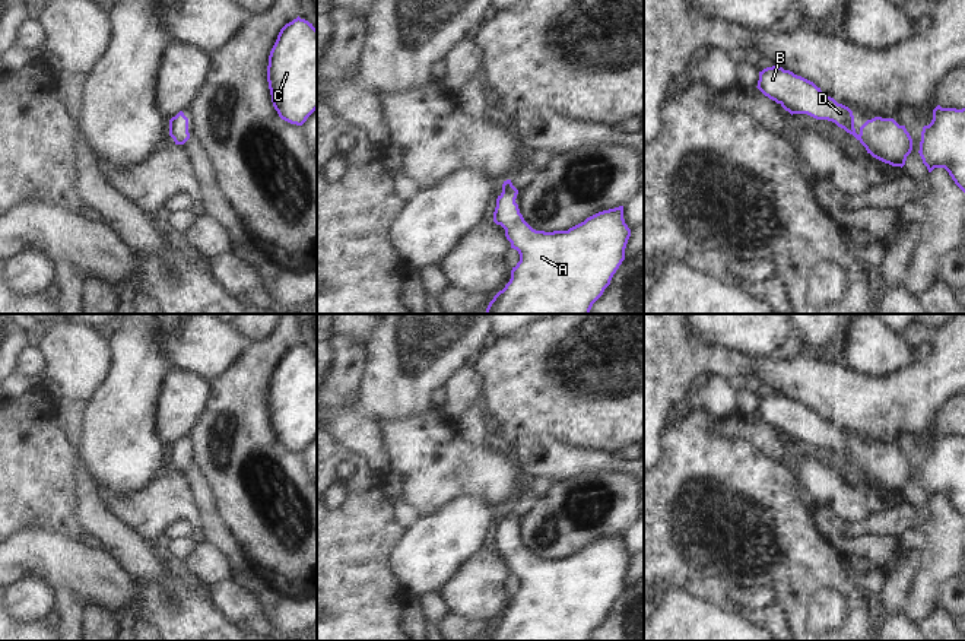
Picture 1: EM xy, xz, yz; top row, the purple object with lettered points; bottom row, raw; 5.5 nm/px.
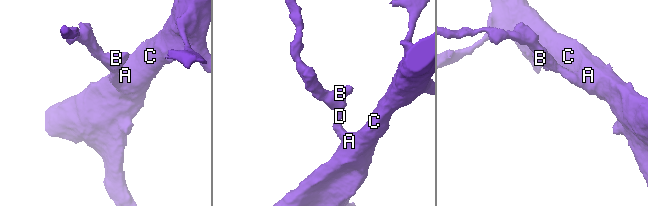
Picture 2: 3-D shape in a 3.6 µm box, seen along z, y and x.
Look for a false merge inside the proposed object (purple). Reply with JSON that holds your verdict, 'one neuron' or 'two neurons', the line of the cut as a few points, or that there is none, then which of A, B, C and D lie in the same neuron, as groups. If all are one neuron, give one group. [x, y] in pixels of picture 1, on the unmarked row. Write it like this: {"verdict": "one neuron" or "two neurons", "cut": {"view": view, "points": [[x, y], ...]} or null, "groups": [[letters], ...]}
{"verdict": "one neuron", "cut": null, "groups": [["A", "B", "C", "D"]]}

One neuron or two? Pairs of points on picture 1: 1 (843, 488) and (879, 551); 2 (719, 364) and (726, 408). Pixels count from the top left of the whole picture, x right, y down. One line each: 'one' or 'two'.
1: two
2: two

